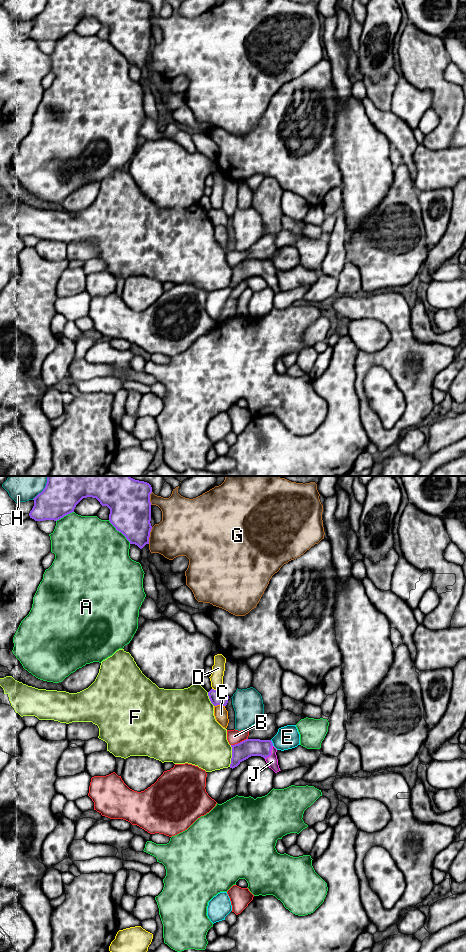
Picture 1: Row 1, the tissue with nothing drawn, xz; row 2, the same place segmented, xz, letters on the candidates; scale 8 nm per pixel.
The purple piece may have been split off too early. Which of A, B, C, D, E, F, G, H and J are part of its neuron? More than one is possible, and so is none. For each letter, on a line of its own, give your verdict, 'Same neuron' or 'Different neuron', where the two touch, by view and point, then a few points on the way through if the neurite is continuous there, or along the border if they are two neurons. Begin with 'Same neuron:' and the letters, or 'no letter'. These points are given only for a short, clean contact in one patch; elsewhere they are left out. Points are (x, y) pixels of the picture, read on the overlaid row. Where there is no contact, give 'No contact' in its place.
Same neuron: J
A: Different neuron. Touches purple at xz (119, 531)
B: Different neuron. Touches purple at xz (240, 742)
C: Different neuron. Touches purple at xz (219, 704)
D: Different neuron. Touches purple at xz (217, 690). Boundary: xz (212, 688), (221, 689)
E: Different neuron. Touches purple at xz (272, 743)
F: Different neuron. Touches purple at xz (232, 756)
G: Different neuron. Touches purple at xz (149, 535)
H: Different neuron. Touches purple at xz (44, 488)
J: Same neuron. Touches purple at xz (270, 753). Path across: xz (250, 747), (261, 747), (270, 753), (272, 761)

